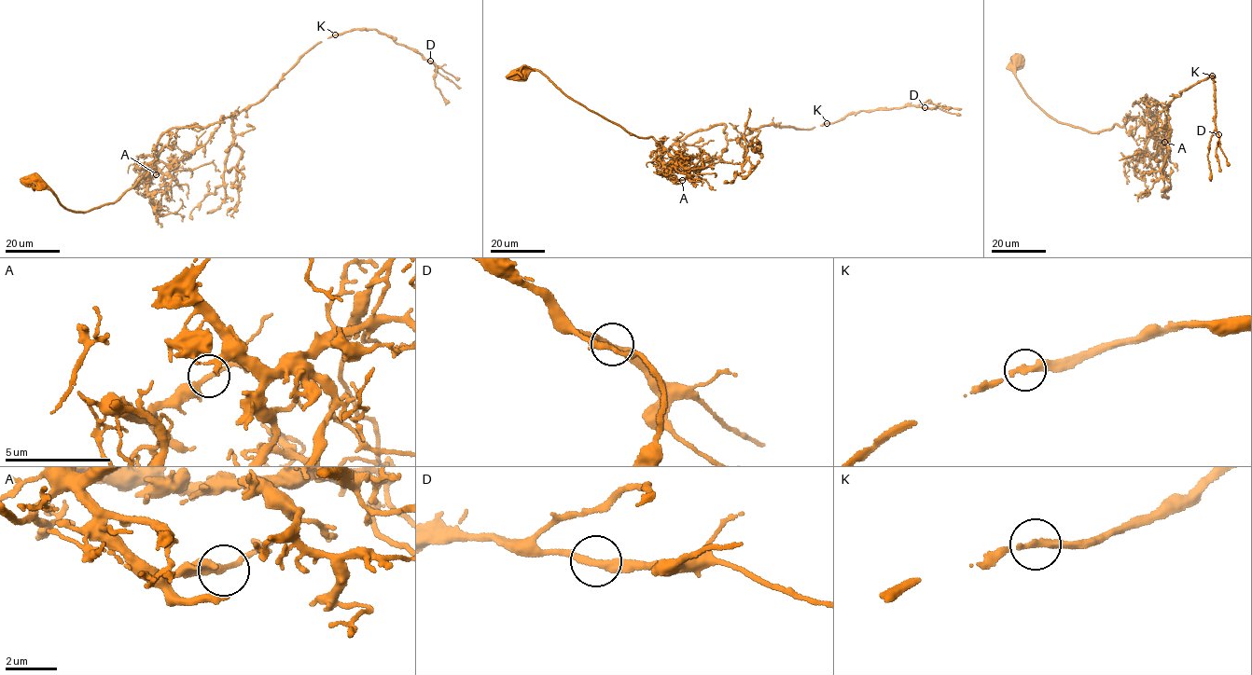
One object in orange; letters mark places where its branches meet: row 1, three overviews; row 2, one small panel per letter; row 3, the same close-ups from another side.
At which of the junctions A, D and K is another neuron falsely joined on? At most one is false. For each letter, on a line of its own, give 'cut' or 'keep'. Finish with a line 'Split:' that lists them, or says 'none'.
A: keep
D: keep
K: keep
Split: none

